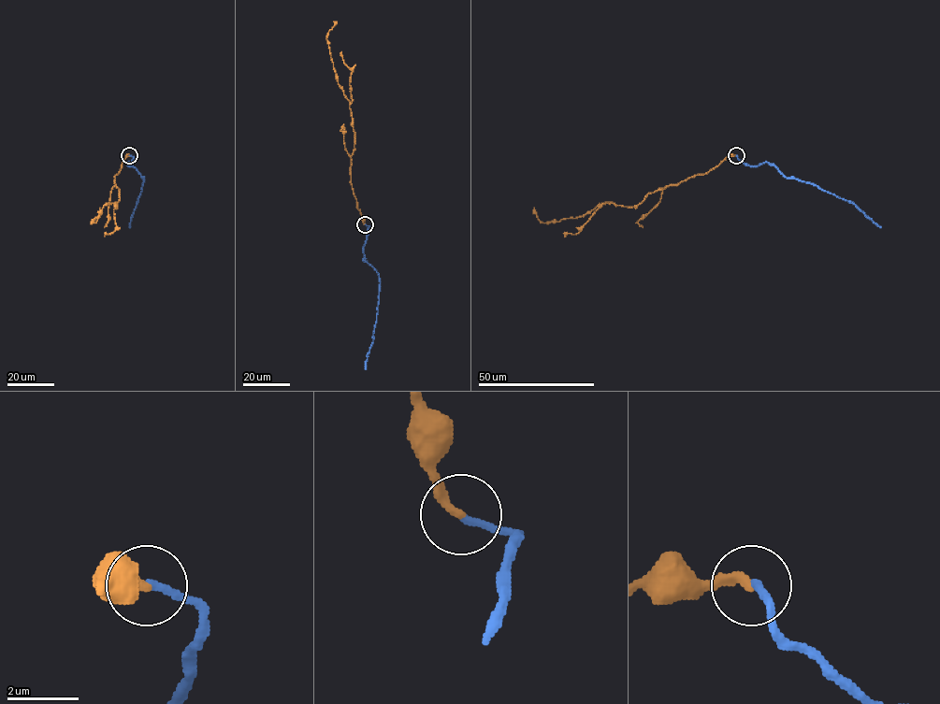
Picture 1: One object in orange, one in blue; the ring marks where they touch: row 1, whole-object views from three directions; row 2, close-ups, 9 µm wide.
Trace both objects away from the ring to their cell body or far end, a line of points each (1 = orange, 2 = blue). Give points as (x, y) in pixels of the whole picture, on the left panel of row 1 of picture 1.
1: (129, 155), (115, 177), (120, 193), (117, 206), (108, 203), (91, 222), (95, 222), (99, 208)
2: (129, 155), (133, 158), (130, 165), (127, 165), (129, 162), (144, 178), (130, 227)

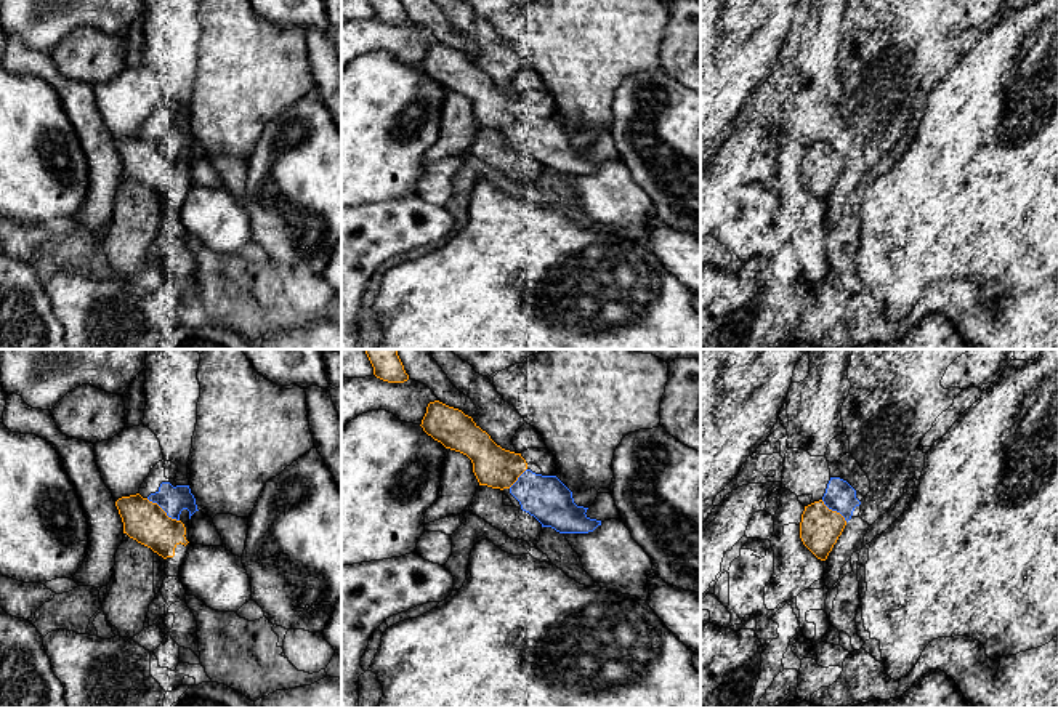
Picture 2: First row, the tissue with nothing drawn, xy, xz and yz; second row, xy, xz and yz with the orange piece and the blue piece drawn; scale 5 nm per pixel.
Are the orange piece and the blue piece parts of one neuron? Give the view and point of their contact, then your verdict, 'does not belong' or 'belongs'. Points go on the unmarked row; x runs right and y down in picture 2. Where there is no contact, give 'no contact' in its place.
contact xy (162, 151); belongs

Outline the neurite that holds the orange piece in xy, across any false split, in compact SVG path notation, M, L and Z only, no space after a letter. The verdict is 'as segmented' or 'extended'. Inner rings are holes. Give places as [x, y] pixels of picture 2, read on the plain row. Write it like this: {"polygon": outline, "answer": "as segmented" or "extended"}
{"polygon": "M162 123L155 135L143 139L139 135L115 143L123 163L123 175L151 189L164 200L175 197L175 189L188 186L186 168L180 162L183 151L191 157L199 152L189 127L173 128Z", "answer": "extended"}

